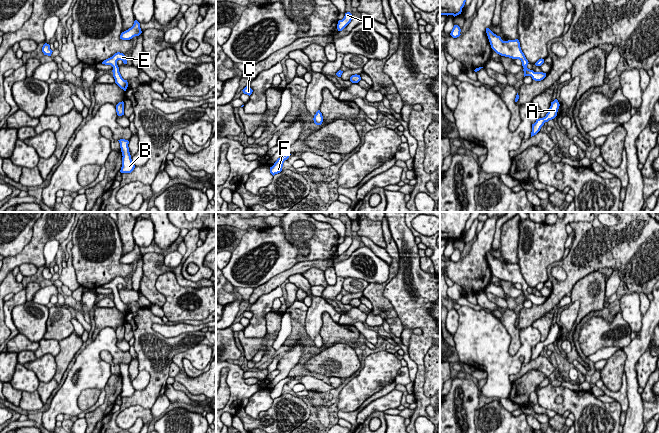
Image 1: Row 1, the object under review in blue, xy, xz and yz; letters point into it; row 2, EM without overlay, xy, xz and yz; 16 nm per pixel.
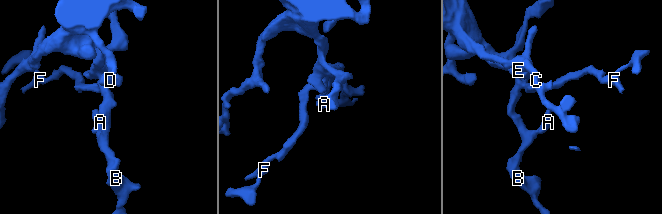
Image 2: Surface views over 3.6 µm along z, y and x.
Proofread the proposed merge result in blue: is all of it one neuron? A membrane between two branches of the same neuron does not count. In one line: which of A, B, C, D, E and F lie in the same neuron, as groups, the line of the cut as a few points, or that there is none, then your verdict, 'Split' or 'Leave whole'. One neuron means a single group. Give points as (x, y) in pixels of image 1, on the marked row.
Groups: A B C D E F. No split. Leave whole

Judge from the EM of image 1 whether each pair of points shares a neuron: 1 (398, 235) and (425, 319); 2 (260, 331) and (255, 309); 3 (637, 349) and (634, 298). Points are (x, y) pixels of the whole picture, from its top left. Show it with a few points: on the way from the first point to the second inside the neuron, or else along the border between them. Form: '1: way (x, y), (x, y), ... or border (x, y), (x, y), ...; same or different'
1: way (412, 254), (414, 285), (418, 289), (420, 298); same
2: way (258, 326), (258, 314); same
3: border (643, 316), (641, 328), (636, 334); different

